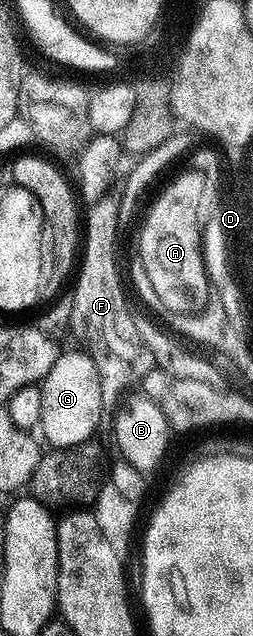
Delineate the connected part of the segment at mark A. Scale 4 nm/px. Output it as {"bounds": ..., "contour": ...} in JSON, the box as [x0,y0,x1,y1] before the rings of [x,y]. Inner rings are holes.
{"bounds":[137,176,211,313],"contour":[[[198,176],[174,180],[174,186],[163,184],[146,209],[142,230],[138,233],[137,260],[144,263],[144,275],[152,283],[158,305],[167,313],[196,313],[211,300],[210,282],[202,261],[201,231],[192,222],[200,195]]]}

